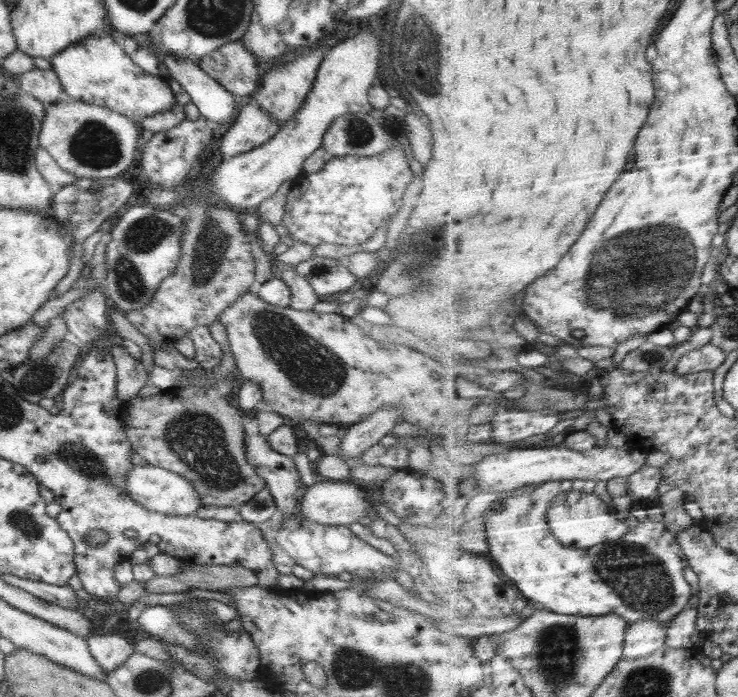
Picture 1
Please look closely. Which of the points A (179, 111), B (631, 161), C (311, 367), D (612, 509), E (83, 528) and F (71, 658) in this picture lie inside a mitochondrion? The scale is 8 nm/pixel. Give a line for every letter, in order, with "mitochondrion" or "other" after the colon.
A: other
B: other
C: mitochondrion
D: other
E: other
F: other

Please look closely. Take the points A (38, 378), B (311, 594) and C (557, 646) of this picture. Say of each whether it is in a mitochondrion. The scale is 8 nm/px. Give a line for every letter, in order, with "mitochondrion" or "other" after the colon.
A: mitochondrion
B: other
C: mitochondrion

